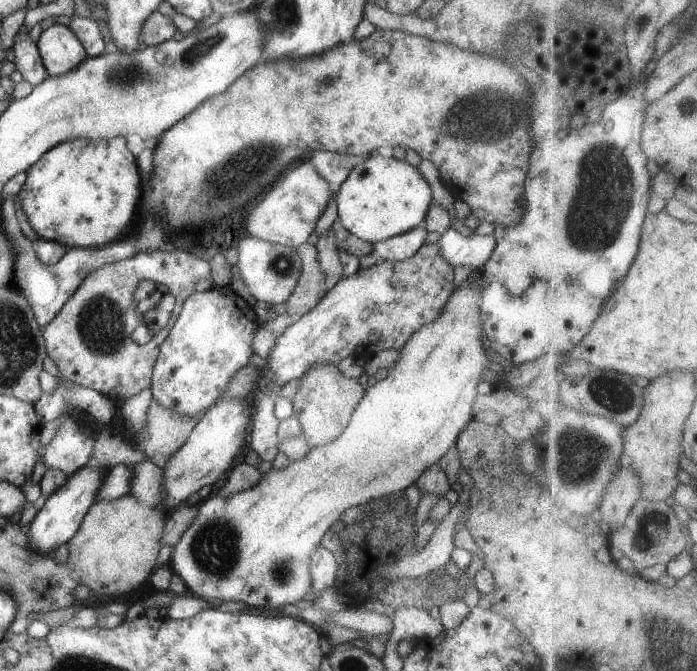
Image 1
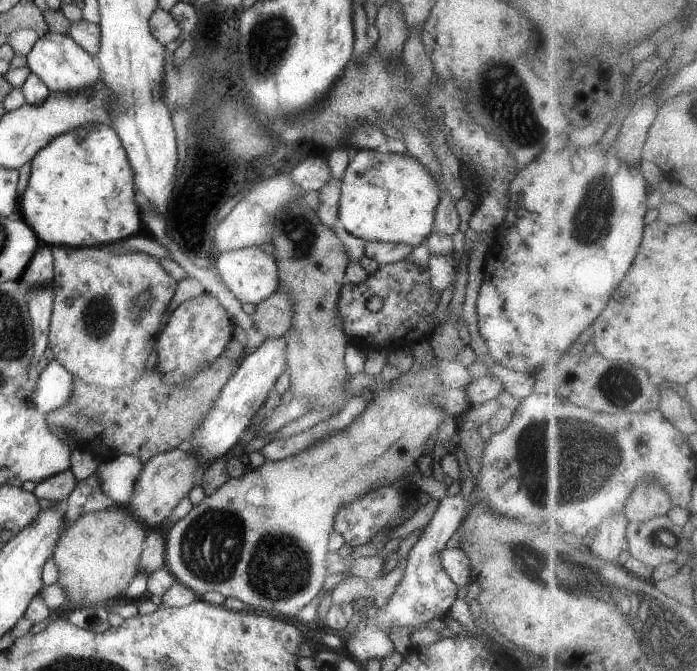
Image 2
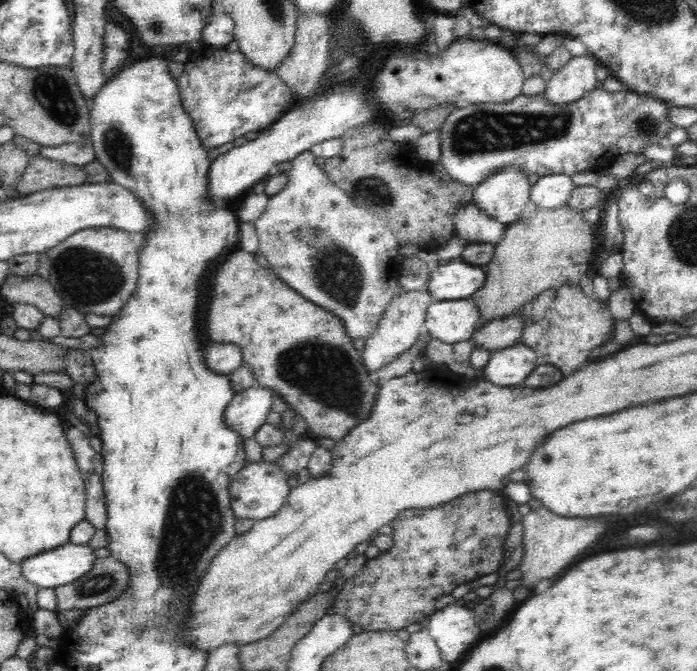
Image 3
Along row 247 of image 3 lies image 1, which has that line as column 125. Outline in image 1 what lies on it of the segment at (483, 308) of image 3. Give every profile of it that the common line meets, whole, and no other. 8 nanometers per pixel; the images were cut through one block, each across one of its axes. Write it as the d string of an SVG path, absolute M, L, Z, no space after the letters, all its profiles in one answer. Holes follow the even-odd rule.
M130 494L121 497L117 500L112 501L95 501L92 507L86 512L82 523L80 524L80 529L74 534L74 537L68 542L68 550L70 551L70 556L68 556L67 566L72 570L73 578L80 584L90 588L90 591L94 591L98 597L106 598L118 598L118 596L124 596L124 594L130 594L130 592L135 591L138 587L148 580L148 576L151 576L156 570L158 565L156 564L156 558L162 548L159 542L162 537L164 523L164 514L158 510L158 508L151 508L147 505L138 503Z

